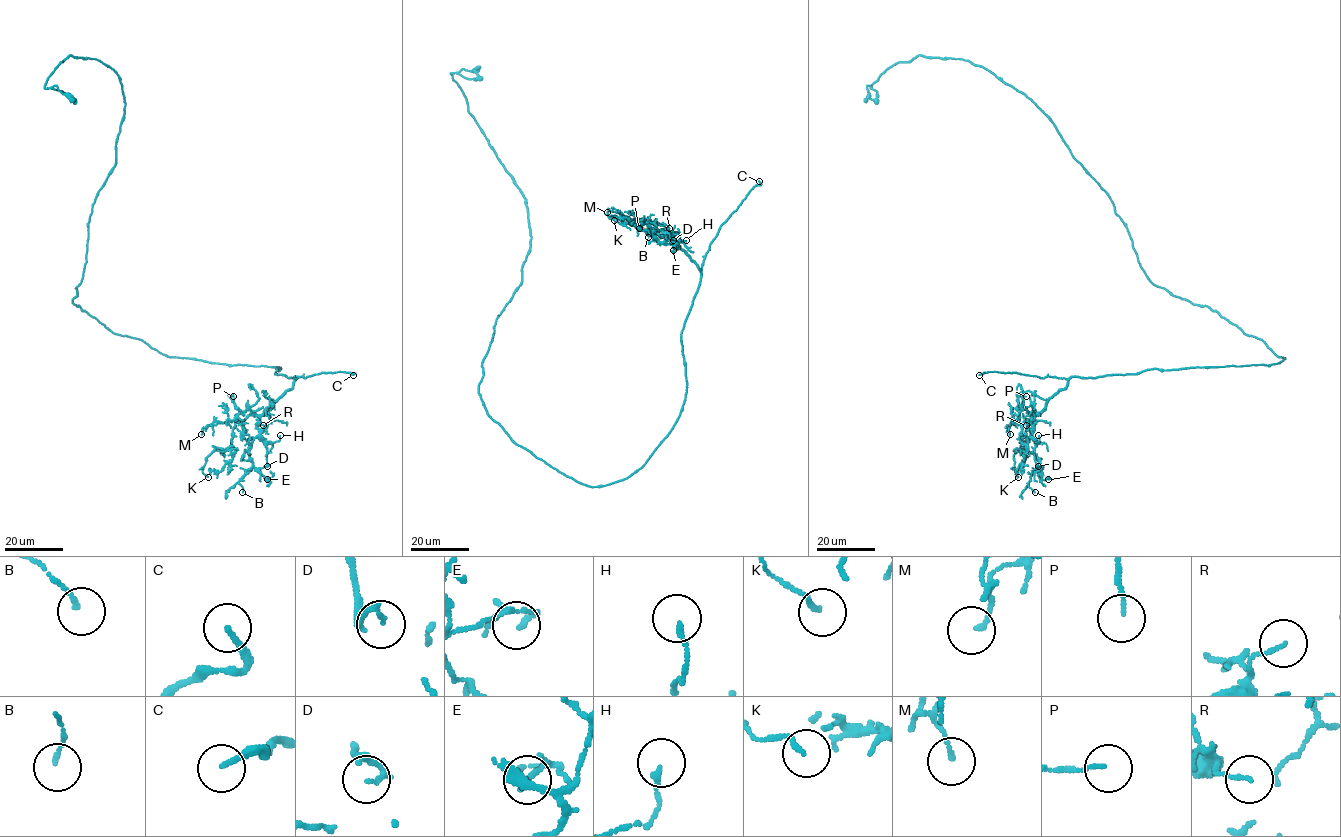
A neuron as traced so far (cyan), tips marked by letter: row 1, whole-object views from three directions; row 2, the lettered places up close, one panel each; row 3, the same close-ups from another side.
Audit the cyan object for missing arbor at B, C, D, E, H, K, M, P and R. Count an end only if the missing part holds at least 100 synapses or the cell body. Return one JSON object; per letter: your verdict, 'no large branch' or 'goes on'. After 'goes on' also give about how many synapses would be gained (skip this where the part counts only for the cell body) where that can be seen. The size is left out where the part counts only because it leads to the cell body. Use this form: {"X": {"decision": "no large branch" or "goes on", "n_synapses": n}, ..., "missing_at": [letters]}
{"B": {"decision": "no large branch"}, "C": {"decision": "goes on"}, "D": {"decision": "no large branch"}, "E": {"decision": "no large branch"}, "H": {"decision": "no large branch"}, "K": {"decision": "no large branch"}, "M": {"decision": "no large branch"}, "P": {"decision": "no large branch"}, "R": {"decision": "no large branch"}, "missing_at": ["C"]}

